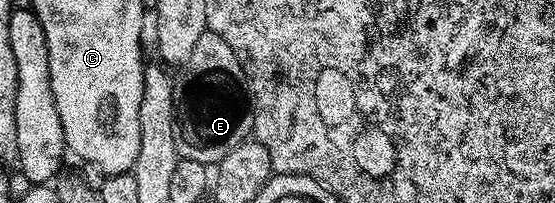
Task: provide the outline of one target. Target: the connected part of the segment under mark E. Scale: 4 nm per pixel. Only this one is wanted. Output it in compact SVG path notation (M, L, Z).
M206 30L199 38L199 42L195 42L195 50L187 54L187 58L179 65L176 72L172 77L175 150L180 159L215 166L223 158L227 158L227 154L231 154L235 146L250 139L253 130L253 109L247 99L246 89L239 79L241 72L239 58L235 50L231 50L231 46L227 46L227 42L219 38L219 34Z

